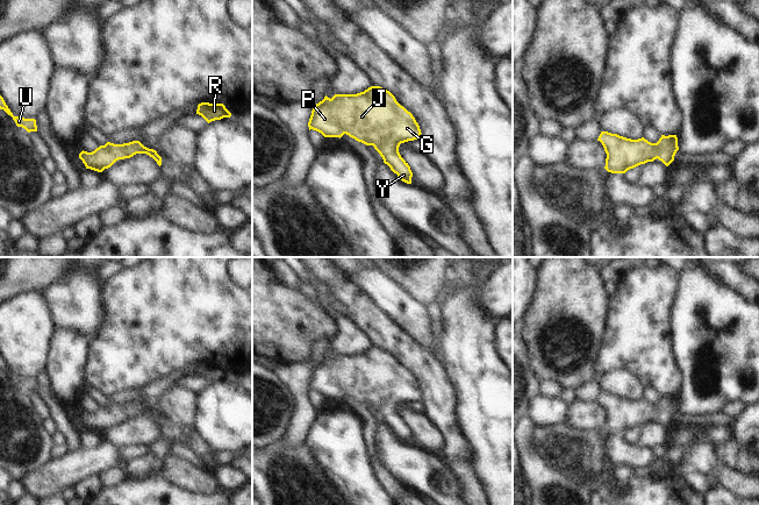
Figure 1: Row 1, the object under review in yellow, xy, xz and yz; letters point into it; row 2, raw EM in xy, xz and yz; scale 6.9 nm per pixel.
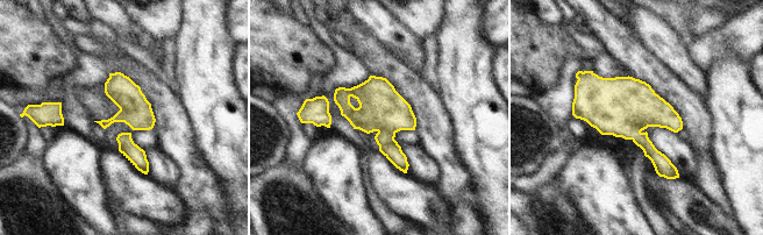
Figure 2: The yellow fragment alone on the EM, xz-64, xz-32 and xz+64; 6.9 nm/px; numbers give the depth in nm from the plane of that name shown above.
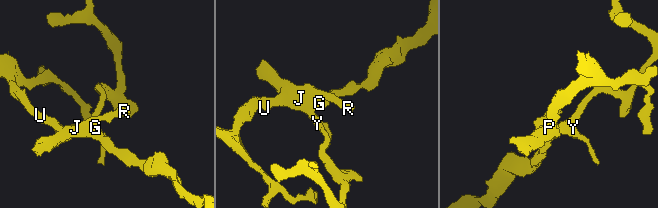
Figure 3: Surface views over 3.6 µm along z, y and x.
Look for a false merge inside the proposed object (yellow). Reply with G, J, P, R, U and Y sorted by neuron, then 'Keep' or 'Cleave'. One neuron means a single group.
Groups: G J P R U Y. Keep.

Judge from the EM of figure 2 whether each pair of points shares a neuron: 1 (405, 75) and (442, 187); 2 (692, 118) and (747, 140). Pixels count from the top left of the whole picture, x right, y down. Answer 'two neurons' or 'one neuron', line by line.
1: one neuron
2: two neurons

